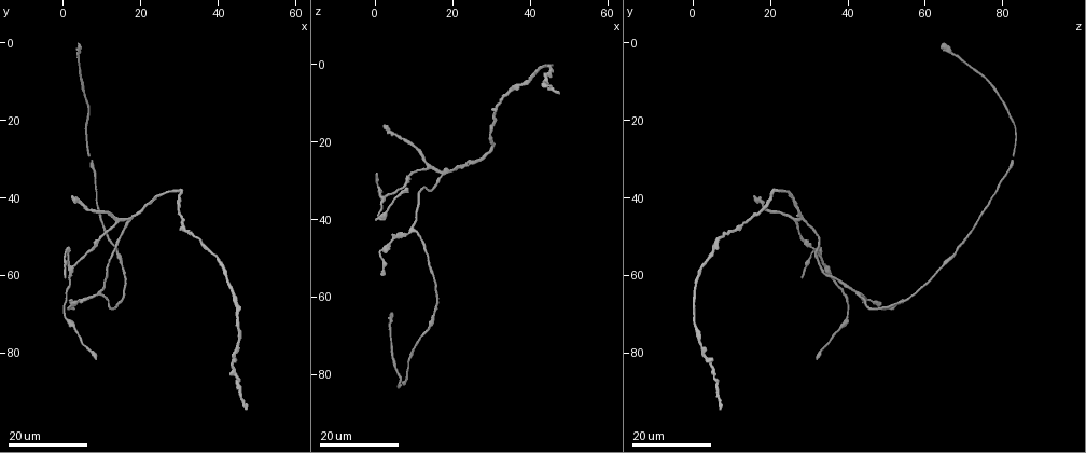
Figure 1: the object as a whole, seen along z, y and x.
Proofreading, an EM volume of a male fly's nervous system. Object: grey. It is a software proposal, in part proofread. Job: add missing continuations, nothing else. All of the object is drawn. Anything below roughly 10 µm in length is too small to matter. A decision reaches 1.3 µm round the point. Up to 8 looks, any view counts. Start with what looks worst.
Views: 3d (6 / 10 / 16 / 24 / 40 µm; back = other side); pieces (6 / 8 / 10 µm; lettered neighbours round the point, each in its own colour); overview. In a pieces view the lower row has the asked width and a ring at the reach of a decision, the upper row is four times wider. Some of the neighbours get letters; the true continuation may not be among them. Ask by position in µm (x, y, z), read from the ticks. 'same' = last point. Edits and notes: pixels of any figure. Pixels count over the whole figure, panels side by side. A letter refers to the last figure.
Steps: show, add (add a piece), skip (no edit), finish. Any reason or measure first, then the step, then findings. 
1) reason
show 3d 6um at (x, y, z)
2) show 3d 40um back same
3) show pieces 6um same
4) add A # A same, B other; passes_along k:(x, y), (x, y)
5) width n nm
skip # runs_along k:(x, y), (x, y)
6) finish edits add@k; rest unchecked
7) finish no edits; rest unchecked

free end
show 3d 16um at (47.0, 94.5, 6.5)

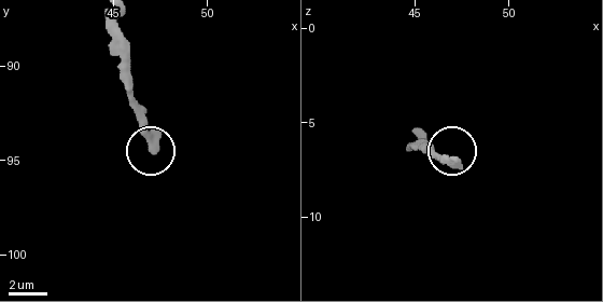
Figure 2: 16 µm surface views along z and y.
closer look
show 3d 10um at (47.1, 94.4, 7.0)

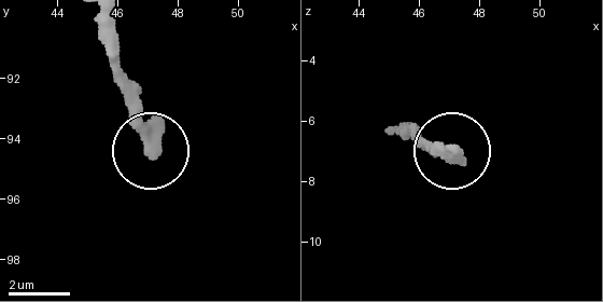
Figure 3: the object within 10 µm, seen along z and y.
show pieces 6um at (47.2, 94.5, 7.0)

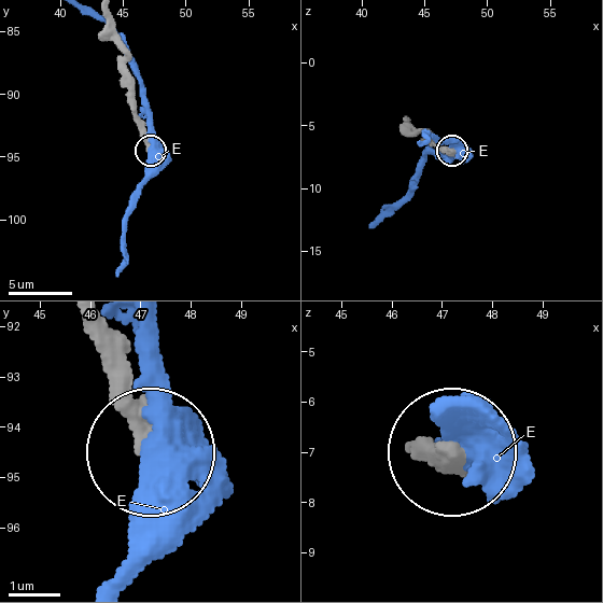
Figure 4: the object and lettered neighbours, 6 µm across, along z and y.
skip # E other; runs_along 4:(111, 18), (125, 59), (128, 101), (142, 140), (150, 149); no lettered piece goes on from it

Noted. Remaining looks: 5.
end of a long branch
show 3d 16um at (2.0, 66.5, 54.5)

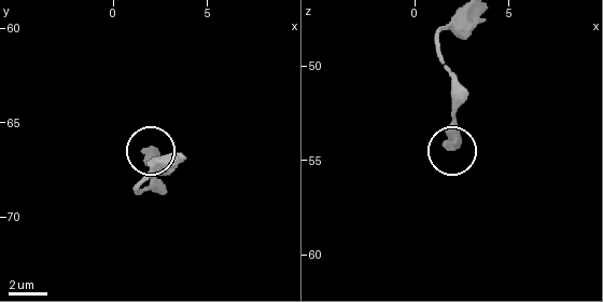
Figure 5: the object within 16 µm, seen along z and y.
see the neighbours
show pieces 10um same

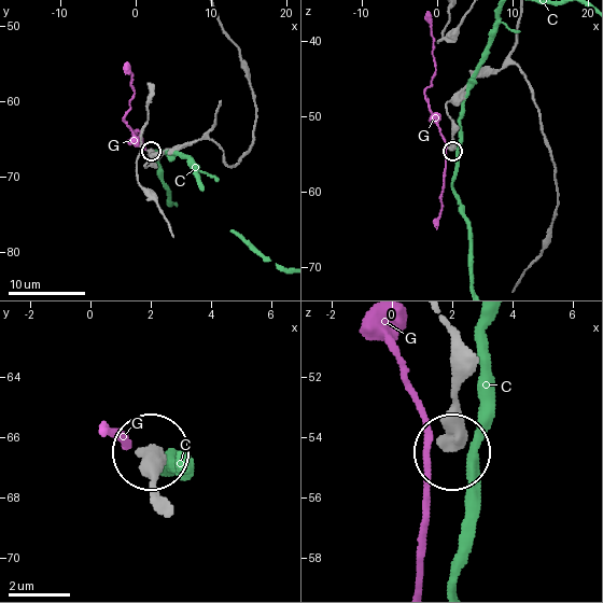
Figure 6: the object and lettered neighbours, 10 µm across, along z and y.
skip # C other, G other; runs_along 6:(442, 321), (449, 337), (449, 450); none of them fits

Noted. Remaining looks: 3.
free end
show 3d 16um at (0.5, 60.0, 28.0)

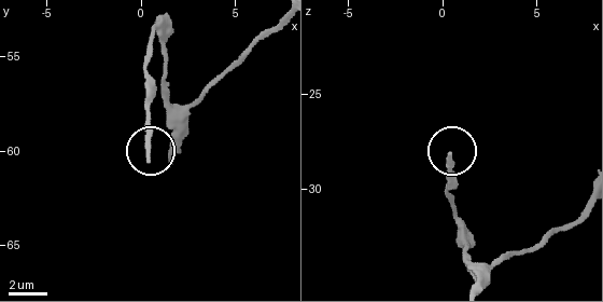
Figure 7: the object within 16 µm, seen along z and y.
show pieces 10um at (0.4, 60.6, 28.1)

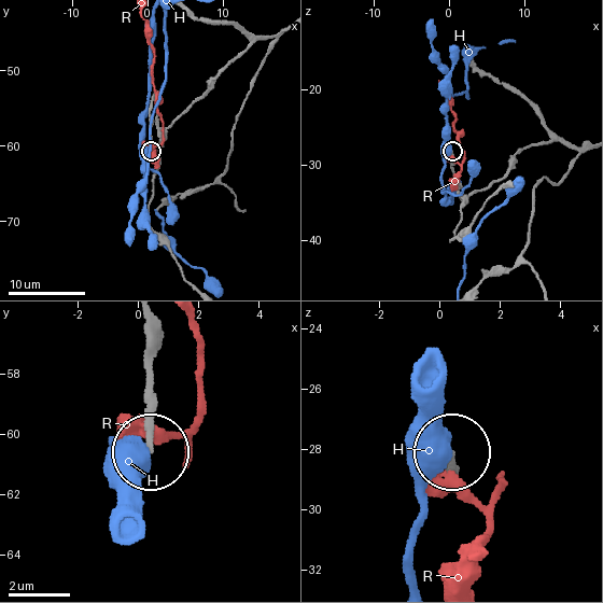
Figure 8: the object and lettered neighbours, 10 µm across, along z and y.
skip # H other, R other; none of them fits

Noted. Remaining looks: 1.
finish no edits; rest unchecked

